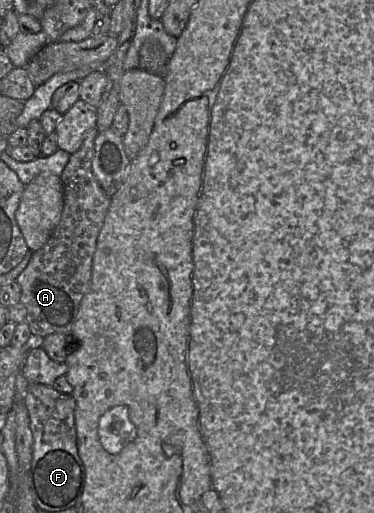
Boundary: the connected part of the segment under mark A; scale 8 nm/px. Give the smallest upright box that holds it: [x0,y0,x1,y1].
[17,128,111,340]

